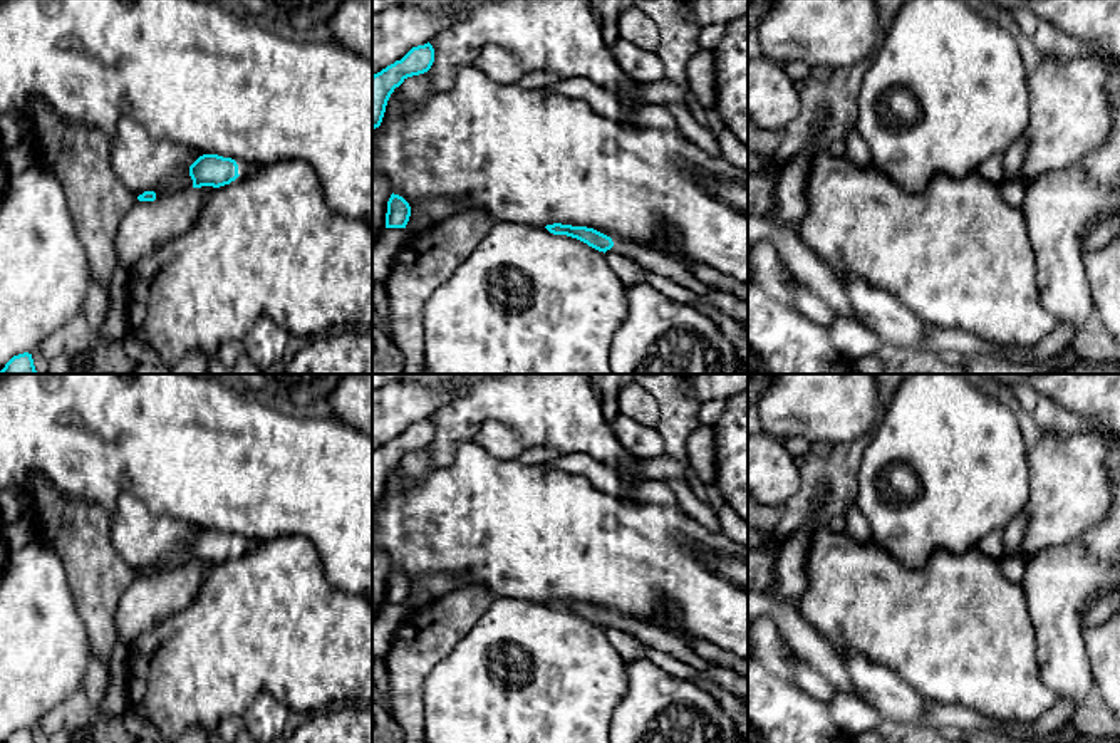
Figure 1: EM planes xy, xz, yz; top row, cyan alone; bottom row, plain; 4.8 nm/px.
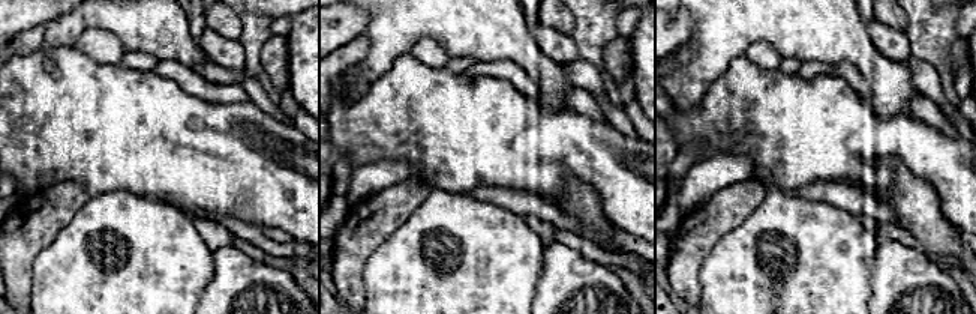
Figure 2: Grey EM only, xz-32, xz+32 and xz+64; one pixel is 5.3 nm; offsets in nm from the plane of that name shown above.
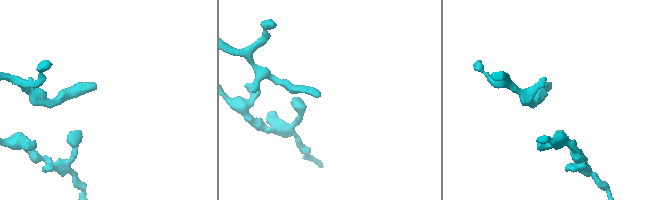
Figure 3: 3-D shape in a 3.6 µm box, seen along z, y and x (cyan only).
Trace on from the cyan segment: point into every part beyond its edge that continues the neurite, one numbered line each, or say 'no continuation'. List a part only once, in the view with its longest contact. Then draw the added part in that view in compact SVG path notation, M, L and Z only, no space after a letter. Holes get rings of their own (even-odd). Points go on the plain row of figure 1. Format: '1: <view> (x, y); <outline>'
1: xy (245, 545); M241 538L241 540L238 540L238 550L240 550L241 553L251 552L251 550L255 550L257 547L258 547L258 542L255 542L255 540L250 540L250 538Z

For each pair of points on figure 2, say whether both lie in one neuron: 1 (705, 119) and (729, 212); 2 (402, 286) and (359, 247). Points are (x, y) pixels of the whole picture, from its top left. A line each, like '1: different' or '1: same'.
1: different
2: different

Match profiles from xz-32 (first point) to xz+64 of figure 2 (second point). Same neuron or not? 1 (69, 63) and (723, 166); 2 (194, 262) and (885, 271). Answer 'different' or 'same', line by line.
1: different
2: different

